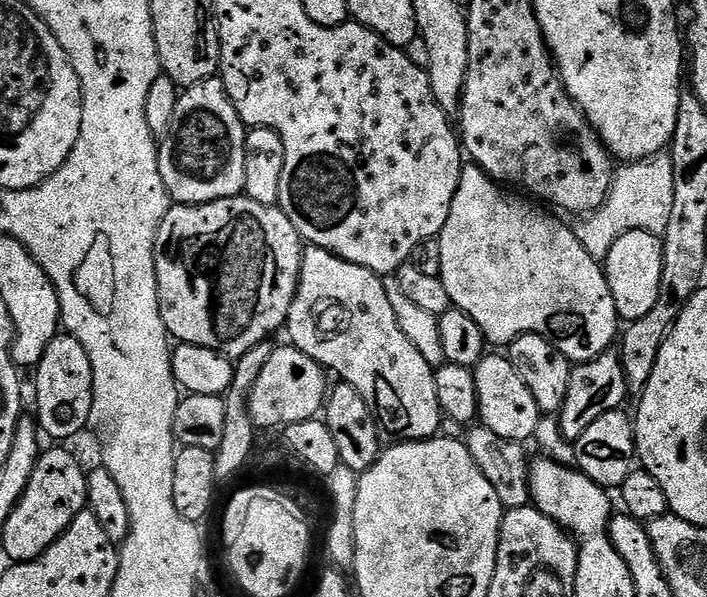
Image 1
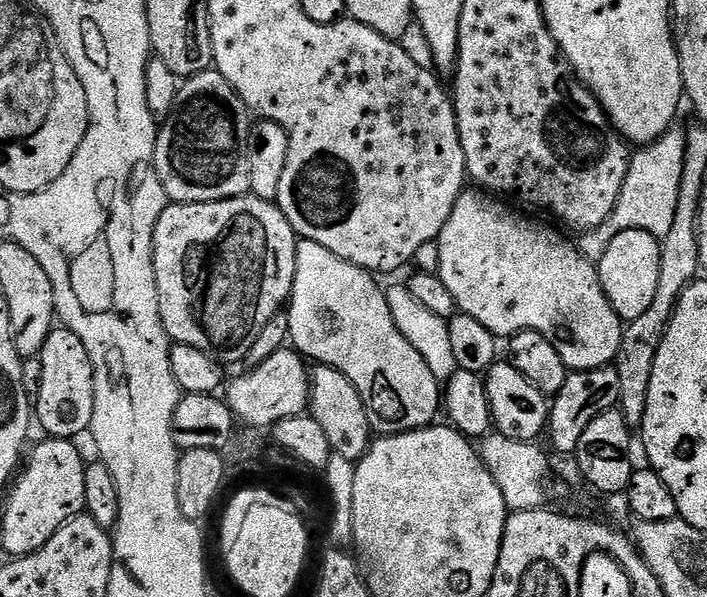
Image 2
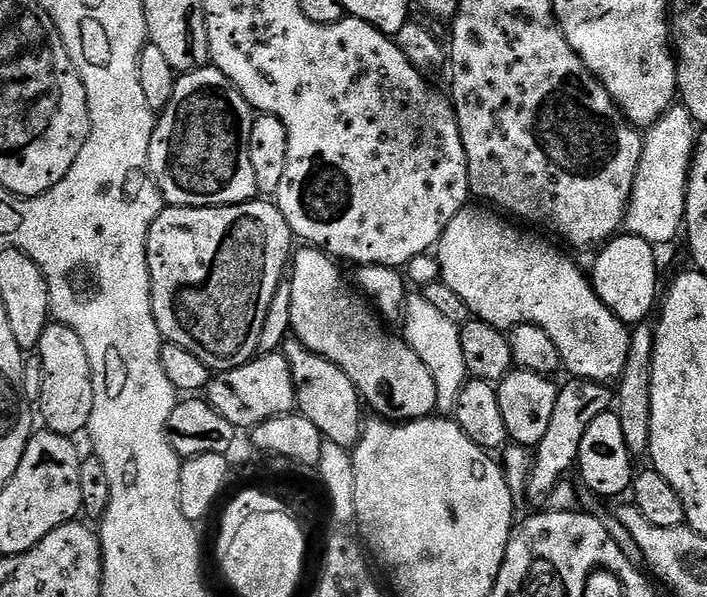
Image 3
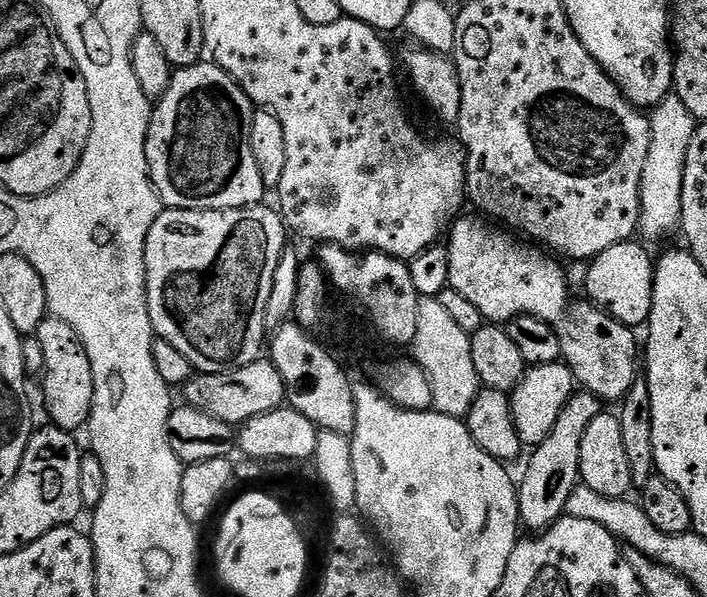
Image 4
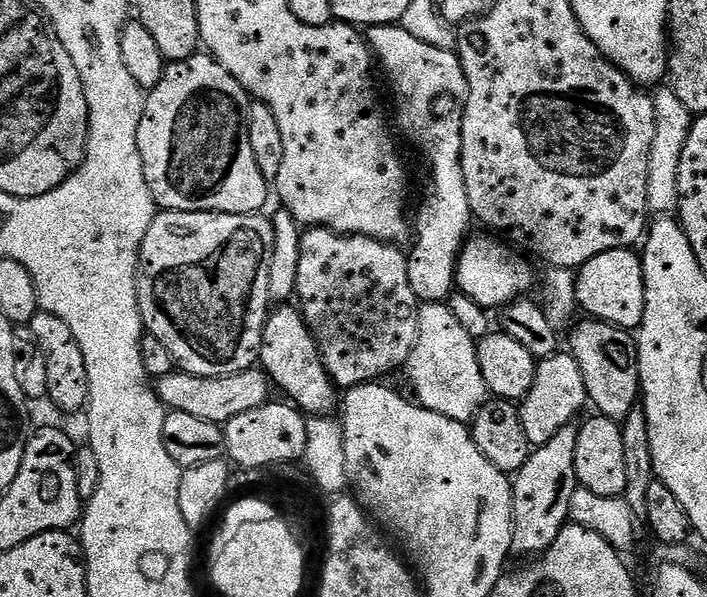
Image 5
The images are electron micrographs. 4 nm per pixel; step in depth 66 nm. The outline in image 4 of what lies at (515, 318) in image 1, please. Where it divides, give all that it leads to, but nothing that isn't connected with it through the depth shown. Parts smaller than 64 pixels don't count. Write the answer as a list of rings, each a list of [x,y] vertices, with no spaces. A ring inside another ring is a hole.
[[[472,216],[466,217],[465,220],[457,219],[451,225],[447,233],[448,256],[440,246],[433,246],[410,261],[408,269],[410,278],[414,278],[414,290],[420,293],[421,297],[439,297],[440,291],[450,285],[454,290],[458,290],[458,294],[464,295],[474,306],[478,306],[478,310],[488,322],[507,322],[513,320],[515,316],[537,316],[539,320],[549,322],[562,319],[564,311],[568,308],[568,280],[560,269],[561,261],[545,254],[531,243],[521,242],[515,235],[493,226],[487,219]],[[583,302],[576,308],[576,328],[560,332],[560,355],[575,376],[583,391],[594,394],[601,402],[619,402],[637,380],[636,335],[628,325],[618,322],[613,316],[591,302]]]

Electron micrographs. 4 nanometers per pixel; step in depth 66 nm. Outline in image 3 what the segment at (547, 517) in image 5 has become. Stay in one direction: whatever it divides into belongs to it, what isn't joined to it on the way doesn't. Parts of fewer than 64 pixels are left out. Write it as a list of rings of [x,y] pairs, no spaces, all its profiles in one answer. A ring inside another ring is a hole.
[[[579,378],[569,379],[569,384],[560,384],[554,402],[554,415],[550,418],[550,427],[546,430],[546,435],[542,437],[542,442],[534,449],[534,459],[532,461],[532,472],[528,476],[527,499],[547,501],[549,494],[558,486],[561,480],[569,475],[568,471],[573,471],[574,465],[580,459],[580,447],[582,437],[586,434],[586,429],[590,427],[590,422],[598,418],[598,414],[609,411],[614,404],[614,392],[607,383],[598,380],[581,380]]]

